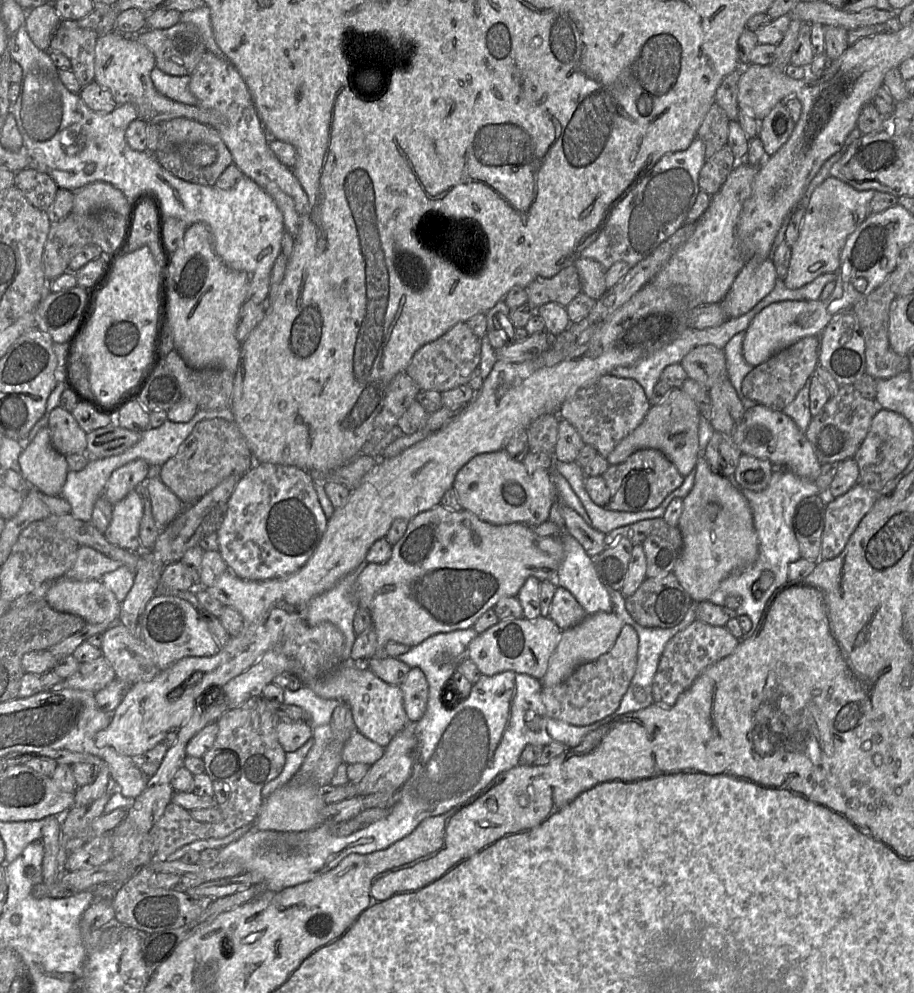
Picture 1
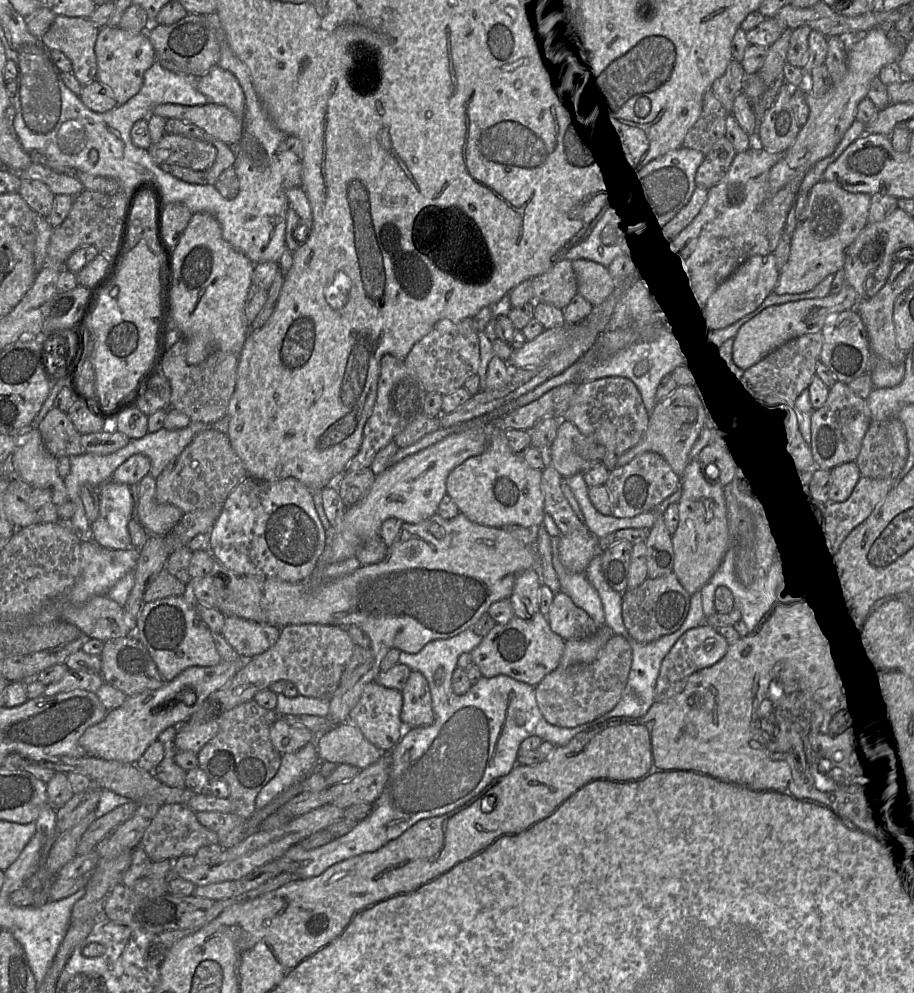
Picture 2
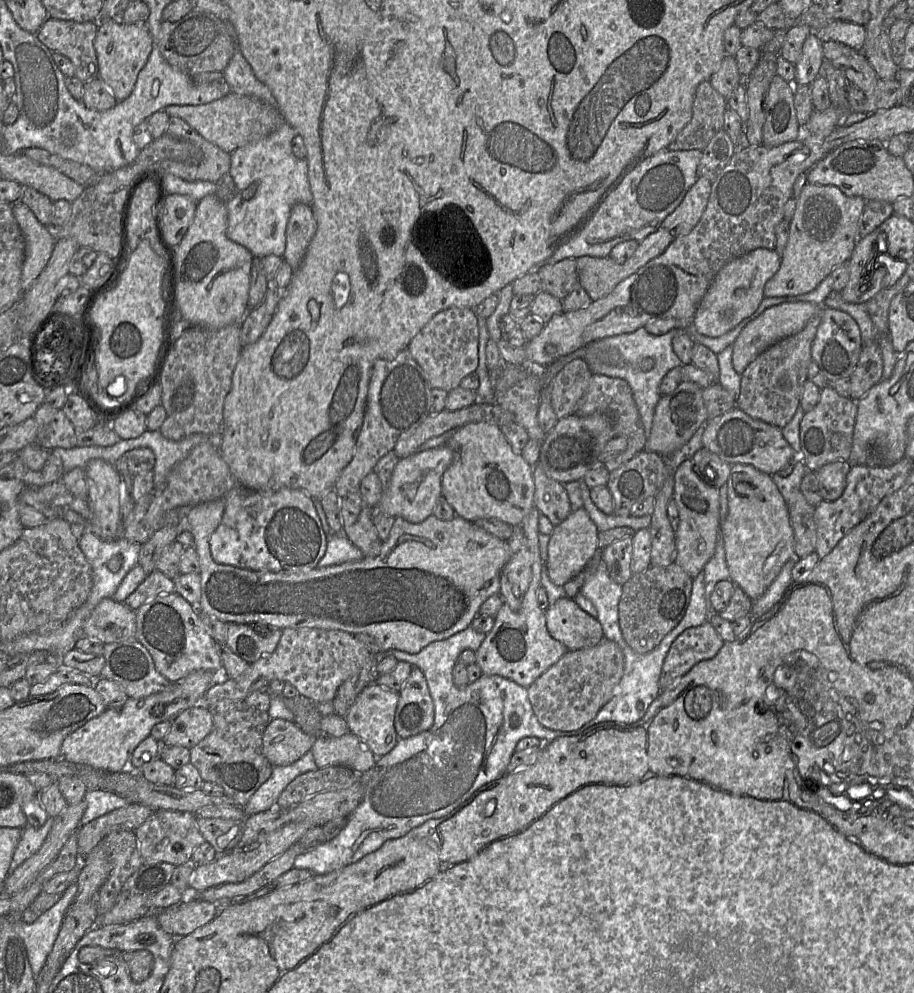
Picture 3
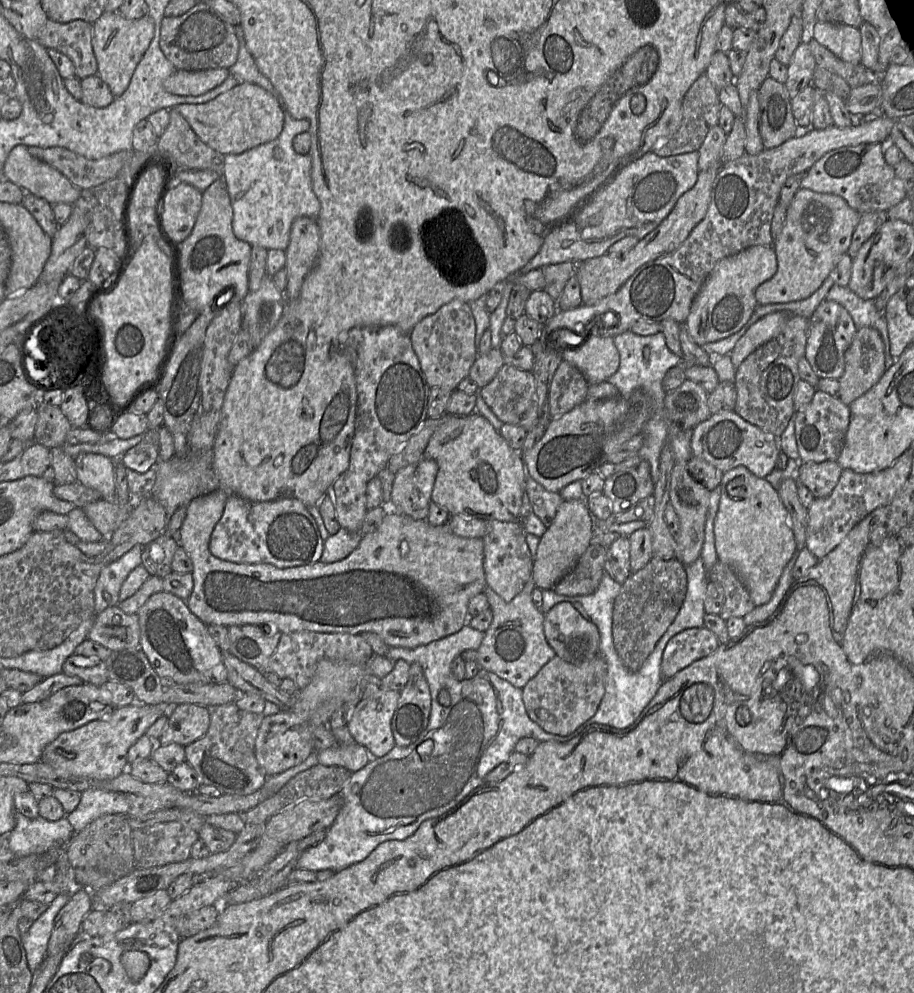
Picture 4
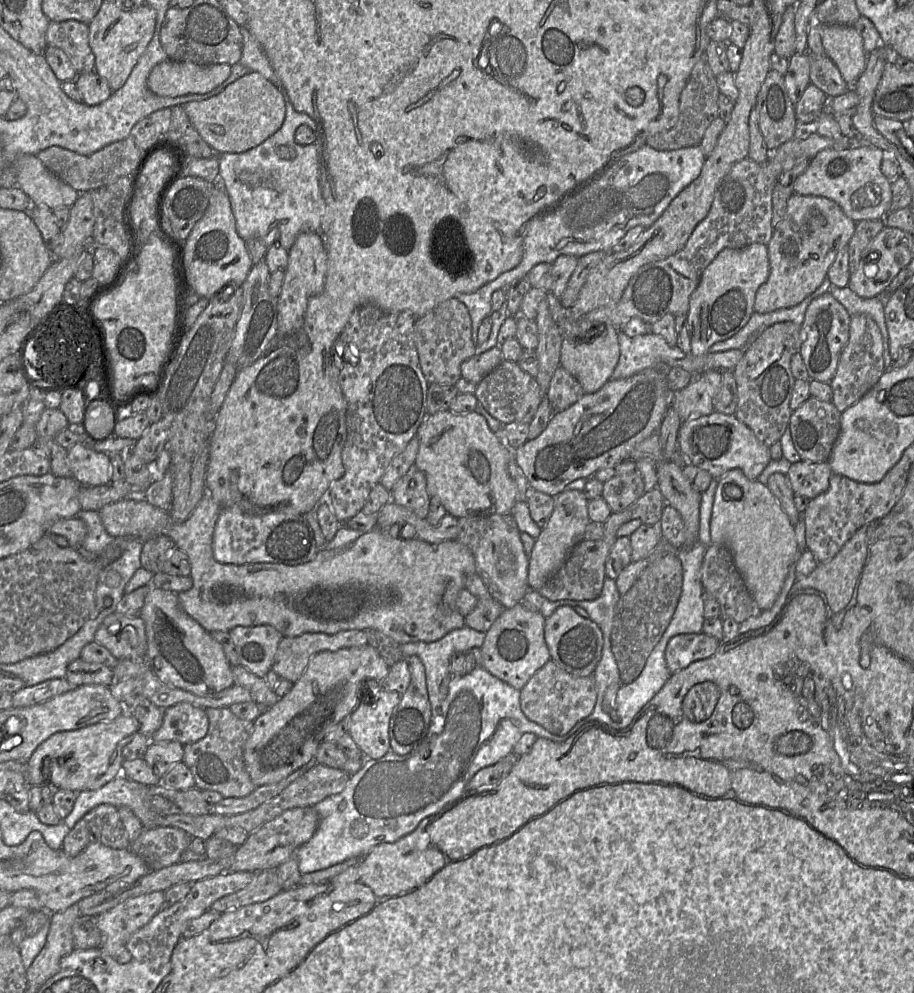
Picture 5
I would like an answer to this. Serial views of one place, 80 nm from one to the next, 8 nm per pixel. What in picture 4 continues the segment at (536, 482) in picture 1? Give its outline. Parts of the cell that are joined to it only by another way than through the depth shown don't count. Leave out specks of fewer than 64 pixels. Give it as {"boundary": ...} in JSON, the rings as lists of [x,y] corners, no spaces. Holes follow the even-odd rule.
{"boundary":[[[472,412],[466,416],[457,416],[444,414],[441,423],[431,436],[428,445],[424,451],[426,458],[433,459],[438,465],[438,472],[432,490],[432,501],[443,506],[450,514],[463,517],[475,517],[485,520],[499,520],[504,522],[520,521],[520,508],[522,505],[522,496],[526,491],[526,469],[521,457],[521,453],[514,451],[509,447],[504,438],[493,428],[487,419]]]}

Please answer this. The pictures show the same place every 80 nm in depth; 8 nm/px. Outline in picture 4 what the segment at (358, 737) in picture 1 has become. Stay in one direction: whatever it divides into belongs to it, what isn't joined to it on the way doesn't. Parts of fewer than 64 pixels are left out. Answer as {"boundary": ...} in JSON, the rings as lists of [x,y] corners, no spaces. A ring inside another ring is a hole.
{"boundary":[[[358,743],[337,745],[316,753],[318,763],[344,767],[351,773],[362,769],[372,758],[369,751]]]}

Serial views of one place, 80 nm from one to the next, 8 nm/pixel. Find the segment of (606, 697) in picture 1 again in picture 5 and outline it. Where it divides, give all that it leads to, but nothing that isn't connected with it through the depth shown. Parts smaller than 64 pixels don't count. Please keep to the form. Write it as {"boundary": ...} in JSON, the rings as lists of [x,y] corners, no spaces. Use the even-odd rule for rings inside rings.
{"boundary":[[[550,659],[520,690],[520,705],[525,716],[552,734],[565,735],[577,722],[588,717],[596,704],[597,690],[593,675],[574,676]]]}

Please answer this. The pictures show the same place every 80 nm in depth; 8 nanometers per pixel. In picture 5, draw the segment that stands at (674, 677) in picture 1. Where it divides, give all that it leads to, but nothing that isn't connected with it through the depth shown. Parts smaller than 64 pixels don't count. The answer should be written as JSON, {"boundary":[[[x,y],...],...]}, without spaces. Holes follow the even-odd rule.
{"boundary":[[[686,633],[673,636],[665,650],[665,660],[673,674],[691,663],[712,656],[721,641],[706,633]]]}

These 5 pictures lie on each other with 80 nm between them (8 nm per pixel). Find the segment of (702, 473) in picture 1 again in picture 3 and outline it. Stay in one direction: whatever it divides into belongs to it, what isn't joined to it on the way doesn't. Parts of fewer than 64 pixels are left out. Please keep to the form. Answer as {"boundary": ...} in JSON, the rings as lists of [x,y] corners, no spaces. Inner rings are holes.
{"boundary":[[[692,460],[682,462],[673,472],[674,491],[679,524],[675,531],[676,555],[678,564],[691,578],[703,571],[705,564],[715,553],[720,528],[719,488],[702,481],[694,470]]]}

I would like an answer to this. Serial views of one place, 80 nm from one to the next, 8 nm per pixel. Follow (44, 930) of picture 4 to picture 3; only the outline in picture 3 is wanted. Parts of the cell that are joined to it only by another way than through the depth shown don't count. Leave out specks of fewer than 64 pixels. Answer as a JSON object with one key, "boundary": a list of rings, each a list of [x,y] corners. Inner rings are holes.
{"boundary":[[[77,884],[68,887],[60,900],[49,910],[40,915],[35,922],[15,921],[14,928],[22,939],[33,975],[37,977],[44,967],[47,957],[60,932],[63,920],[77,893]]]}

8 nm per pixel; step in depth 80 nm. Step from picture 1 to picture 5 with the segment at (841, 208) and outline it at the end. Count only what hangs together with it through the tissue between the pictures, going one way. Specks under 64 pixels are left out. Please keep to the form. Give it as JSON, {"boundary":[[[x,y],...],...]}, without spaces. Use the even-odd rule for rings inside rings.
{"boundary":[[[793,193],[785,217],[774,227],[767,244],[770,274],[756,292],[755,312],[769,313],[793,307],[813,293],[827,277],[839,249],[848,245],[855,229],[856,222],[833,200]]]}

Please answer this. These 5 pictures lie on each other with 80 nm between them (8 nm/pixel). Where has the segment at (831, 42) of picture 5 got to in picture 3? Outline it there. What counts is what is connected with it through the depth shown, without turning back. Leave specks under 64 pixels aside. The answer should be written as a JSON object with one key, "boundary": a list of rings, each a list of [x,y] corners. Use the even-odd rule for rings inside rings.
{"boundary":[[[834,20],[820,30],[814,30],[822,41],[835,41],[851,47],[856,51],[862,51],[866,39],[866,28],[863,25],[852,22]]]}

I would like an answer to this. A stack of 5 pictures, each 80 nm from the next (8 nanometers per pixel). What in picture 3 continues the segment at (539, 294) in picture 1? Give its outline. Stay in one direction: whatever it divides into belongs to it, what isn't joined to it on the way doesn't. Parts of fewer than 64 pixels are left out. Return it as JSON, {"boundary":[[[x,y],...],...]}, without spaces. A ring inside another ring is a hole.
{"boundary":[[[575,259],[543,264],[535,270],[541,280],[541,290],[559,300],[563,300],[578,282]]]}

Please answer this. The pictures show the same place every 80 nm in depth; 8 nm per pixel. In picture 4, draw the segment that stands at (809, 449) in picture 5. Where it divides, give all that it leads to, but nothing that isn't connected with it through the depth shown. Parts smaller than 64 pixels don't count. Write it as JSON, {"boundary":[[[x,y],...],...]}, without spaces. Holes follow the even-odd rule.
{"boundary":[[[817,390],[810,404],[803,410],[794,413],[795,437],[804,463],[821,463],[837,461],[845,444],[846,433],[850,422],[849,406],[839,398]]]}

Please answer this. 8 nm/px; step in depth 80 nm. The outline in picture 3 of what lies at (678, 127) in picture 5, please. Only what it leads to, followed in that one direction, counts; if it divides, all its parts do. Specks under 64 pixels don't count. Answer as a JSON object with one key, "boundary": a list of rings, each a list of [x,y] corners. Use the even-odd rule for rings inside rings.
{"boundary":[[[710,80],[701,82],[695,92],[692,117],[669,144],[669,151],[703,151],[713,136],[723,129],[726,99],[711,85]]]}

